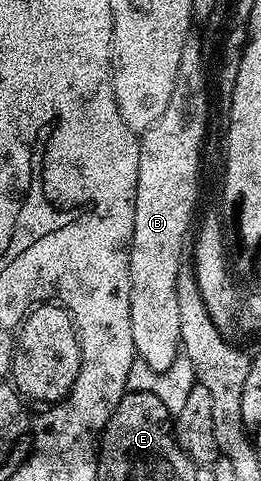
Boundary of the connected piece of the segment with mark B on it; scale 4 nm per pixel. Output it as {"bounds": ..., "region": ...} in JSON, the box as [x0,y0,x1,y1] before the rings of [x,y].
{"bounds":[128,35,208,373],"region":[[[196,35],[185,39],[178,75],[174,79],[174,92],[170,104],[162,111],[150,128],[139,134],[138,187],[134,207],[132,246],[128,248],[130,263],[130,331],[134,331],[134,347],[139,360],[161,373],[170,368],[181,356],[180,328],[178,327],[178,275],[184,261],[184,240],[196,213],[196,200],[200,197],[200,148],[208,133],[208,77],[204,74],[204,53]]]}

